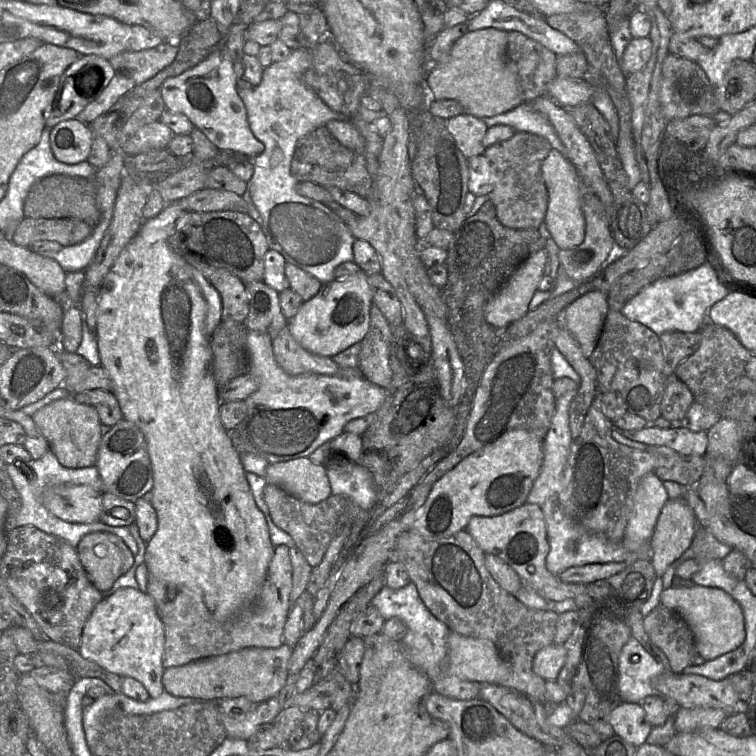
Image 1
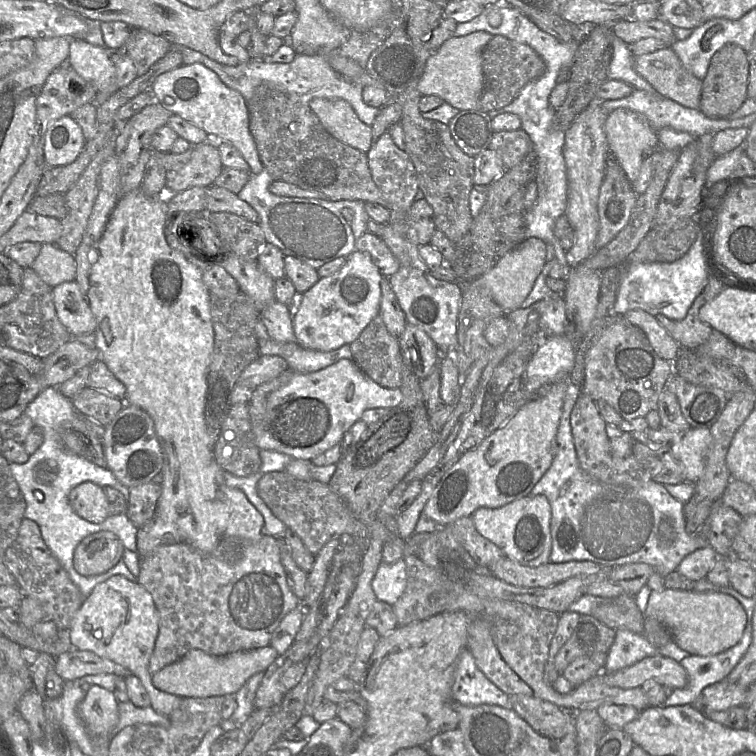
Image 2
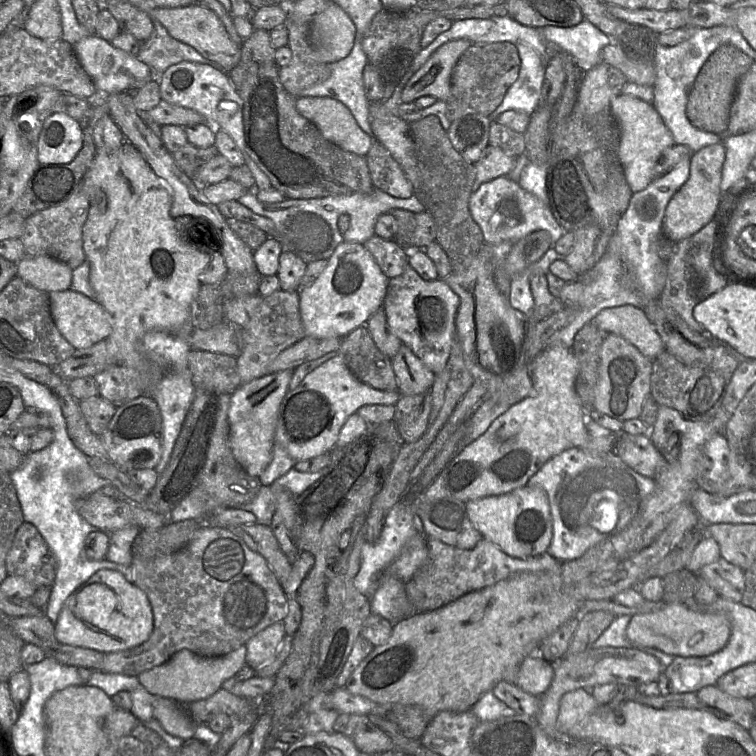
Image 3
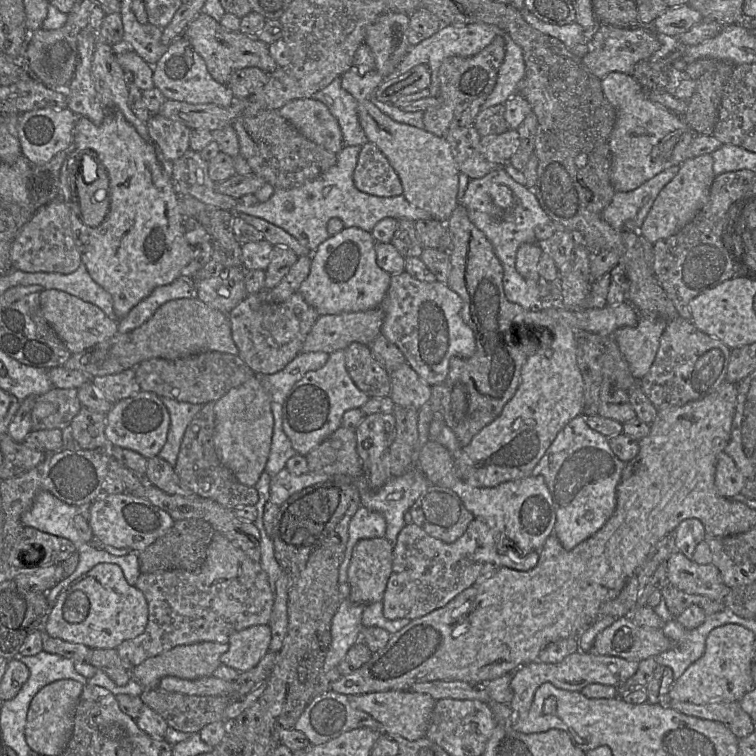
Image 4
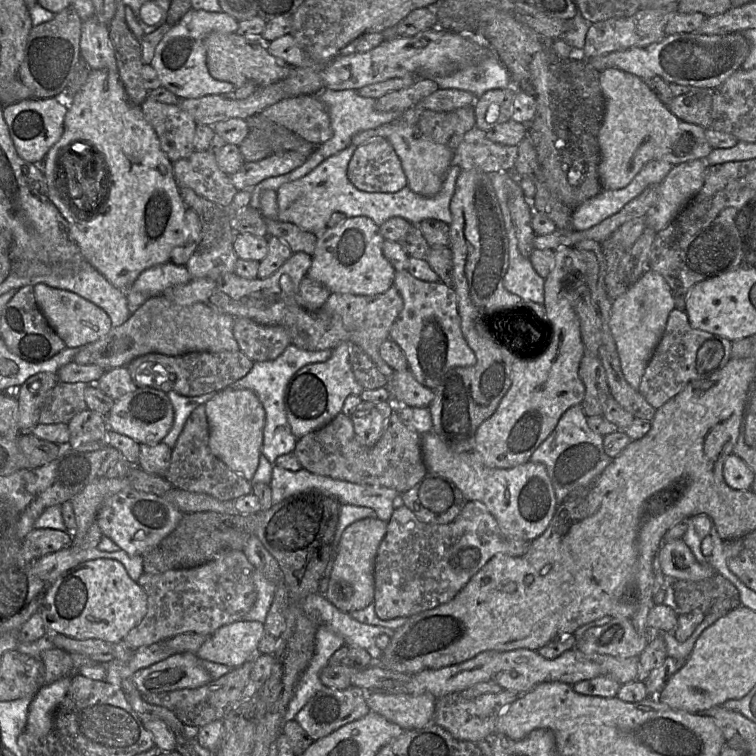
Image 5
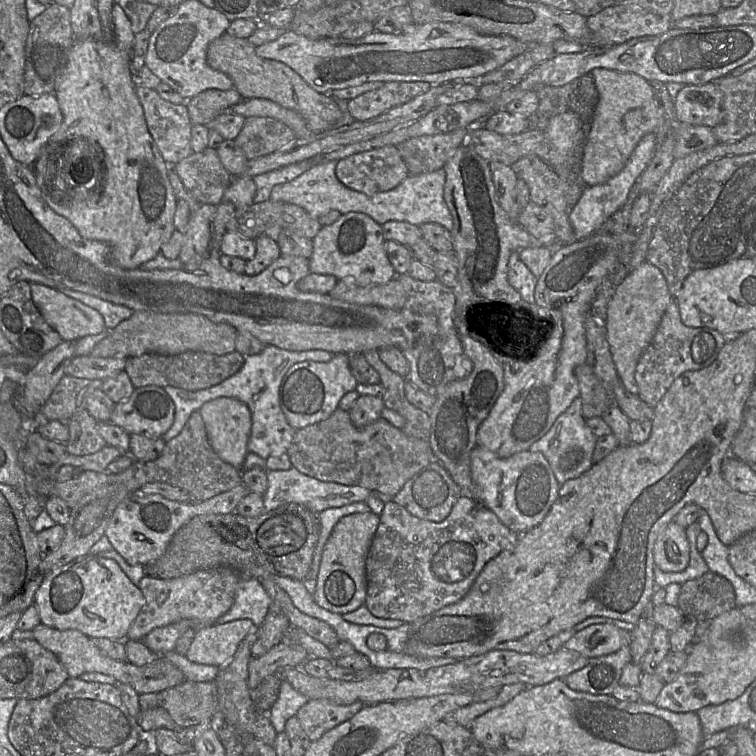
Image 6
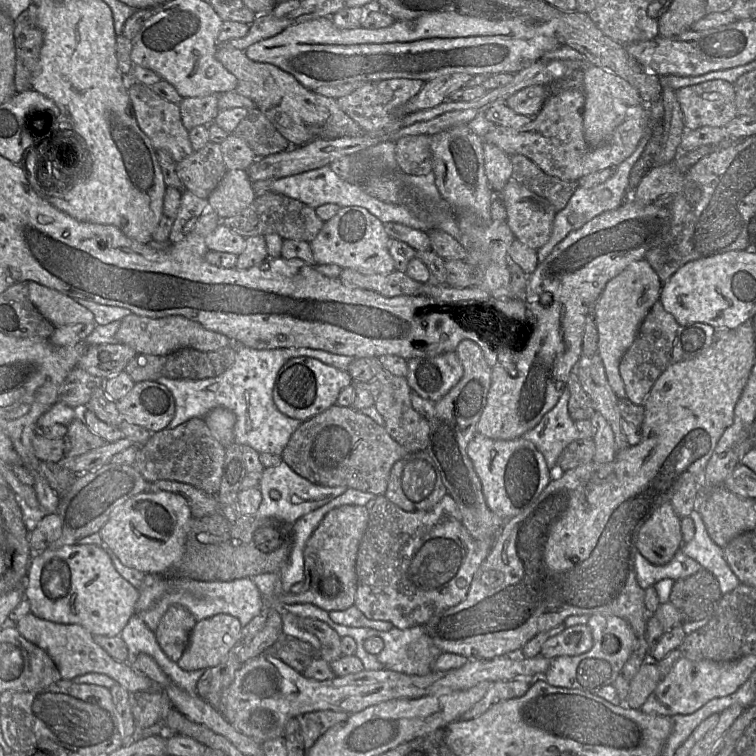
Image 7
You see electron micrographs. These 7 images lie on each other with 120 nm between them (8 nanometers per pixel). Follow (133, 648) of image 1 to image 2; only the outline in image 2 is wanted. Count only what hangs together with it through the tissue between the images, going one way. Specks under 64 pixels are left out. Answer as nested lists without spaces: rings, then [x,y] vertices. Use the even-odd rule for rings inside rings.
[[[113,575],[97,584],[74,615],[69,627],[73,650],[90,651],[109,659],[136,676],[146,689],[151,707],[169,717],[180,705],[182,698],[158,690],[152,683],[149,659],[159,631],[159,615],[151,595],[136,582],[120,575]]]

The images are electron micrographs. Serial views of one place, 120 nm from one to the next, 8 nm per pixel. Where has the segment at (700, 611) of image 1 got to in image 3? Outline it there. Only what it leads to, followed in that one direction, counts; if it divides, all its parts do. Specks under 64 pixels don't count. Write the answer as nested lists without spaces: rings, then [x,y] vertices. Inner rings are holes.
[[[665,603],[654,612],[632,615],[626,631],[634,647],[654,648],[683,657],[702,657],[719,652],[727,645],[731,632],[726,615],[696,612],[680,603]]]

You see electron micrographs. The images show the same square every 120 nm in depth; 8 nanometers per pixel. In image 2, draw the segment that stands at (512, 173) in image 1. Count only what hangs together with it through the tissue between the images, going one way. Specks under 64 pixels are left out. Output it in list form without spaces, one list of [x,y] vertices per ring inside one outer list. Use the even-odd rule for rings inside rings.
[[[521,128],[515,131],[493,133],[489,148],[496,151],[506,169],[510,169],[524,160],[532,151],[530,136]]]

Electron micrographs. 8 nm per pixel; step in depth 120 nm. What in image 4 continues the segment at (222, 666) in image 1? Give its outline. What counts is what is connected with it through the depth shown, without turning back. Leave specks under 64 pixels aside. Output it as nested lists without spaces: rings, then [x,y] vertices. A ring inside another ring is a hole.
[[[199,642],[189,645],[176,646],[157,656],[151,657],[134,667],[133,677],[145,689],[157,689],[160,680],[166,676],[195,680],[212,676],[222,664],[221,656],[229,649],[228,643]]]

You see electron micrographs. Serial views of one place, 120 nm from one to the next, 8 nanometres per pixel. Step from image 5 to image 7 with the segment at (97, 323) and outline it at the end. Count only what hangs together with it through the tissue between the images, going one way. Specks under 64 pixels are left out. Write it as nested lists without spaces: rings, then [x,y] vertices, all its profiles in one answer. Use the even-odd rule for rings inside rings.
[[[28,282],[28,287],[32,303],[55,327],[94,322],[93,313],[70,296],[37,282]]]

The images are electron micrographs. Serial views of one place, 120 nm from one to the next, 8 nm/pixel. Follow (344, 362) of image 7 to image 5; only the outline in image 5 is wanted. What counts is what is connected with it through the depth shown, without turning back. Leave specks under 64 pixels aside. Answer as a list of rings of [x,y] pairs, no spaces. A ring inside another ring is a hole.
[[[291,344],[275,360],[254,362],[248,374],[229,387],[230,389],[249,389],[253,391],[260,400],[265,410],[261,454],[265,456],[271,464],[274,465],[279,456],[293,453],[297,442],[297,438],[292,433],[287,421],[284,408],[284,392],[289,380],[299,369],[308,364],[326,362],[330,358],[331,352],[332,350],[303,350]],[[174,391],[167,392],[166,394],[174,410],[174,419],[172,427],[170,428],[166,436],[163,438],[162,442],[172,449],[175,446],[175,443],[191,412],[199,405],[204,405],[217,393],[218,392],[211,392],[201,396],[186,397]]]

